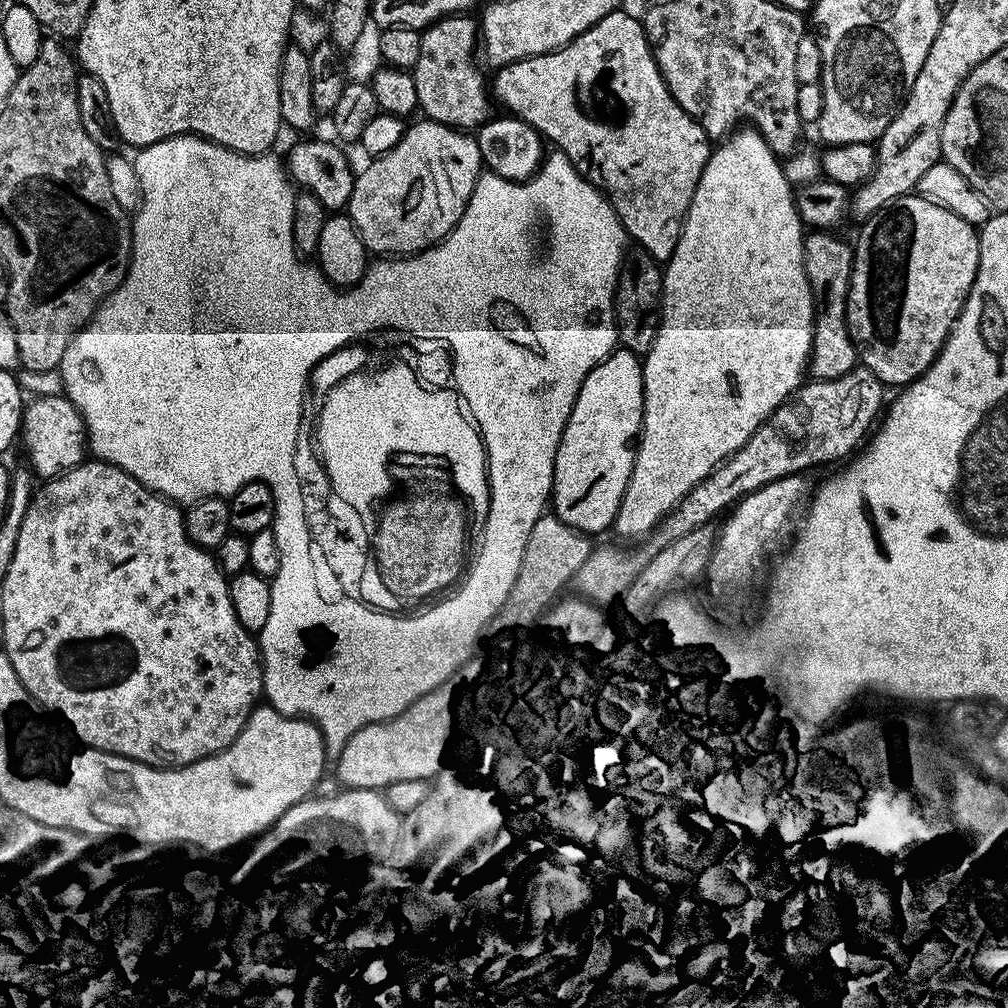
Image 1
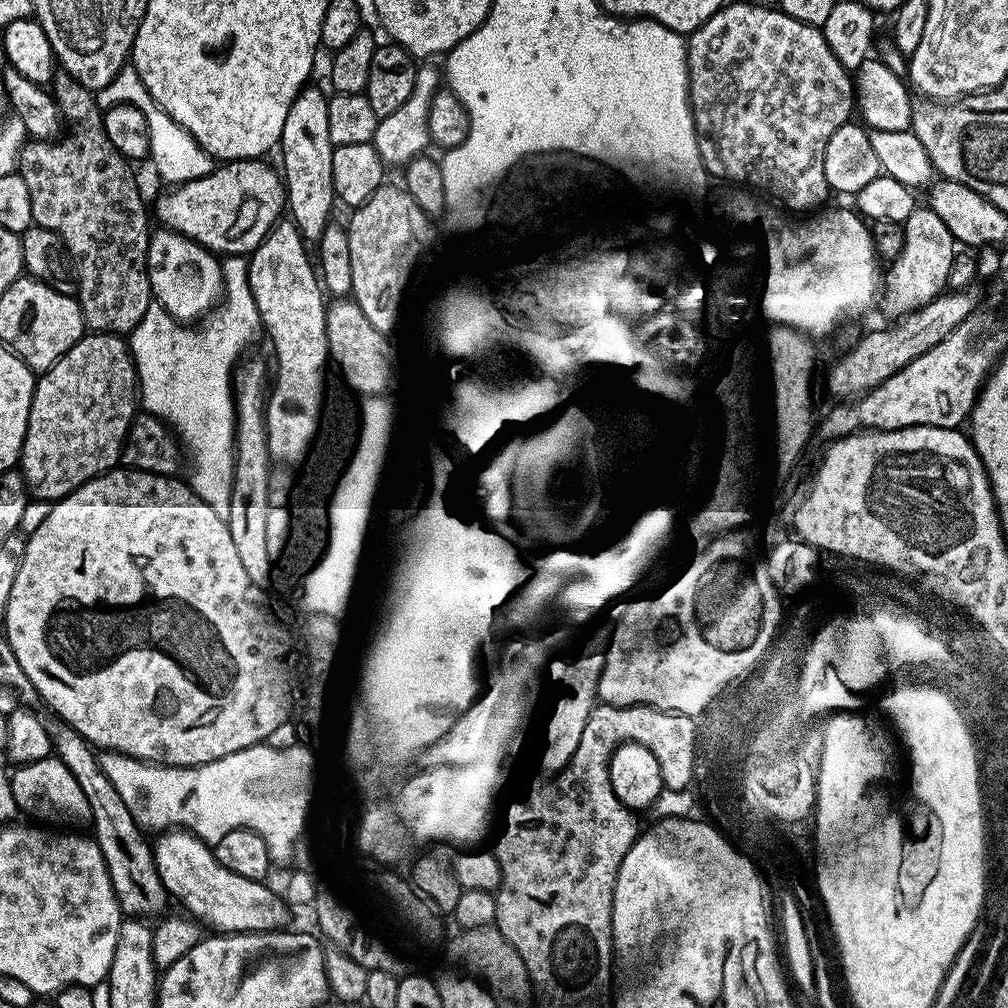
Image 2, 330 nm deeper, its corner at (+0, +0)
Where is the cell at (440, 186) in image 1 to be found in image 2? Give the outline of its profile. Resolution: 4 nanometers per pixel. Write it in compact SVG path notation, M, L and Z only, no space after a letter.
M382 186L370 194L365 204L351 213L346 224L350 248L350 273L353 279L351 299L366 314L366 322L381 334L400 320L404 303L408 300L408 287L424 260L428 248L430 218L410 198L407 188Z

